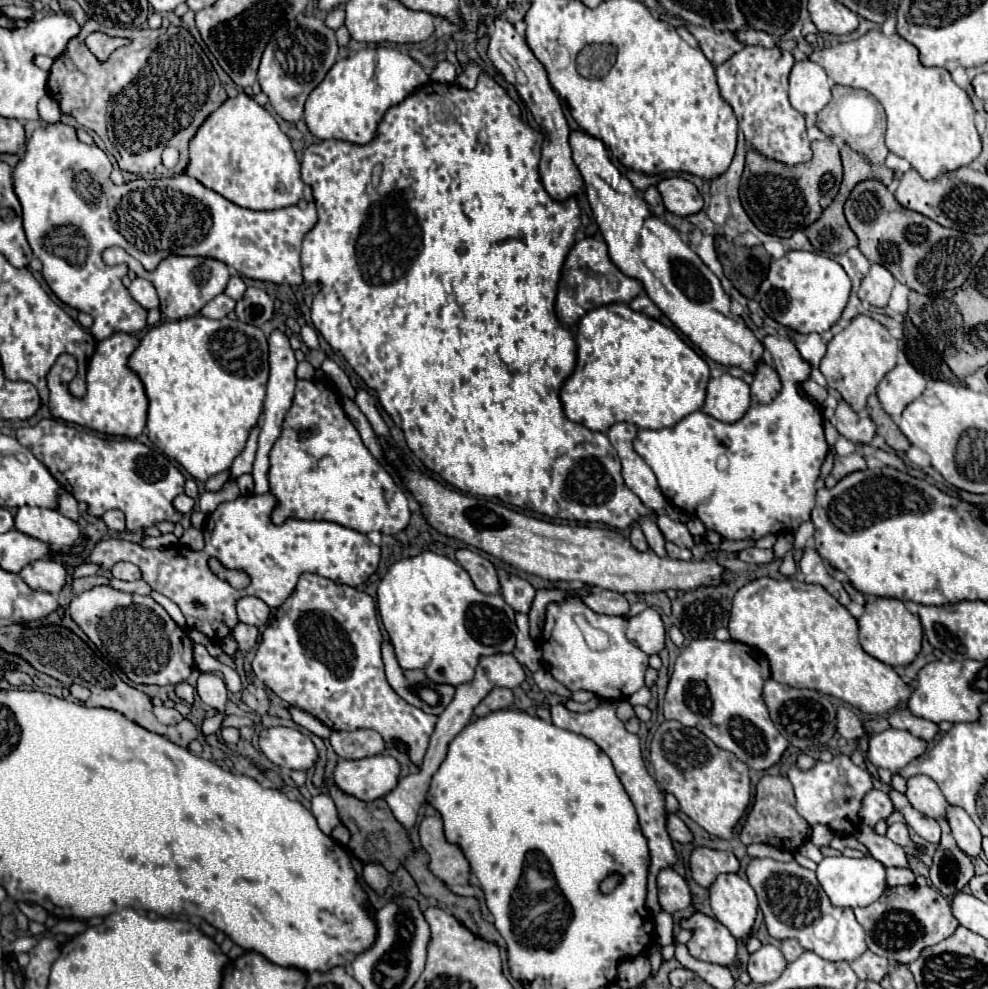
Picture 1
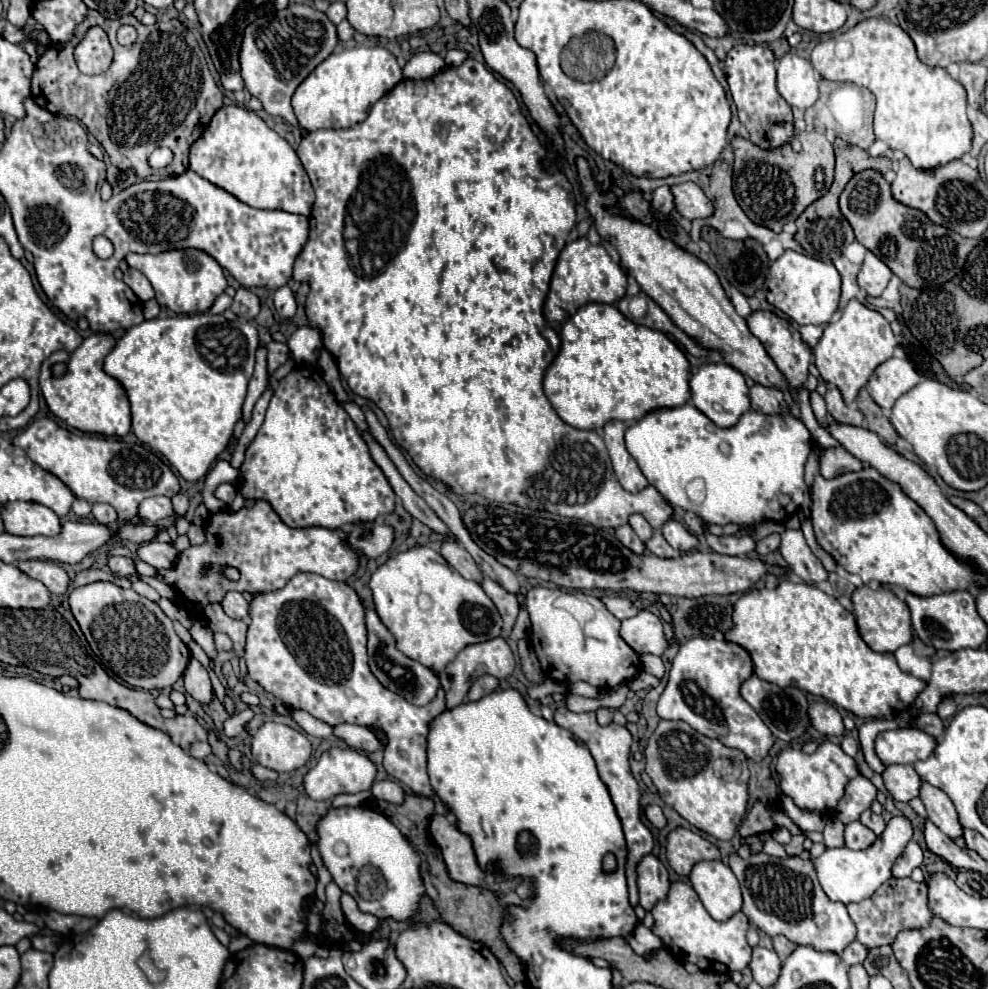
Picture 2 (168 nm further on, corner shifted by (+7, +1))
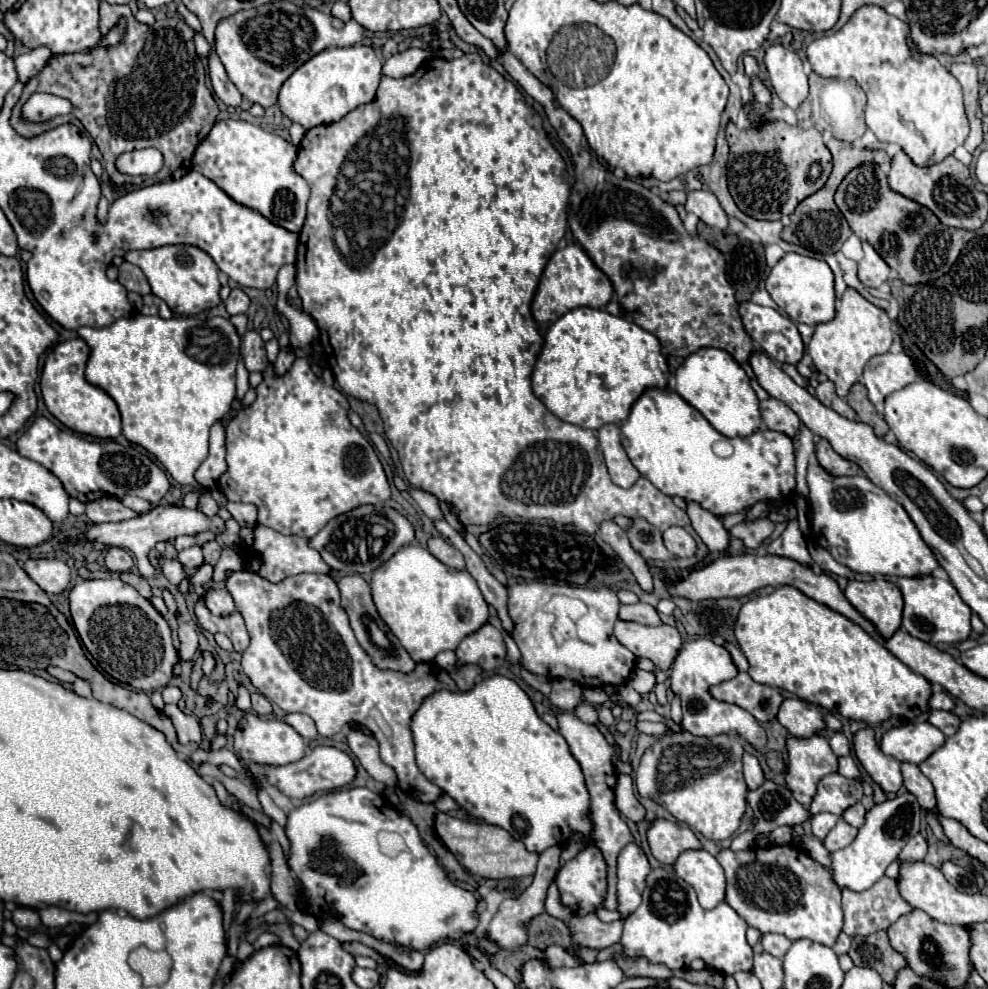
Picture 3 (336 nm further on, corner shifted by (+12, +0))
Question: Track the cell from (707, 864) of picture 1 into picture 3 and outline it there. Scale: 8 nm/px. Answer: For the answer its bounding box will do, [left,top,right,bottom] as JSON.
[648,819,702,865]

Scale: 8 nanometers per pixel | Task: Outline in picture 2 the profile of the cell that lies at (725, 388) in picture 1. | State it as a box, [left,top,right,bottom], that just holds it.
[689,362,751,428]

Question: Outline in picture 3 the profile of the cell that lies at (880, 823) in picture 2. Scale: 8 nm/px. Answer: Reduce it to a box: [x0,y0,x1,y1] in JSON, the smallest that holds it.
[844,803,866,827]

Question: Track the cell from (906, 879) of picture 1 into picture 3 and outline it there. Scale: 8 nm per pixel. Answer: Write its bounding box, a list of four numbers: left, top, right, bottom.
[900,835,928,863]

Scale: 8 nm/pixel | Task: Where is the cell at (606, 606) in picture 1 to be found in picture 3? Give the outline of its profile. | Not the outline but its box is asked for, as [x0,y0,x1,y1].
[618,603,662,625]

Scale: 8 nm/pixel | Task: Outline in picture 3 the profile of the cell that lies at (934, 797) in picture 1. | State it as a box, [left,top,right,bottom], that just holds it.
[854,729,902,793]

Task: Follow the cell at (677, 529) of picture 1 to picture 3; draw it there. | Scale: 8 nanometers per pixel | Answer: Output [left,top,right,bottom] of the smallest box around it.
[664,527,696,557]

